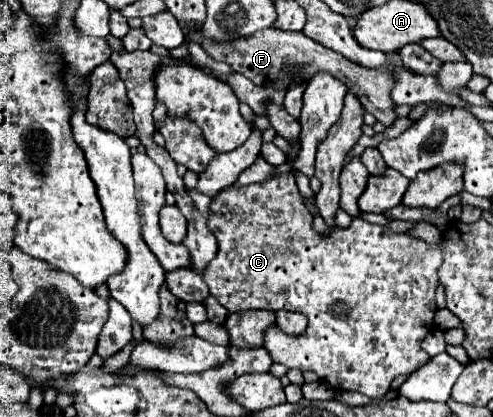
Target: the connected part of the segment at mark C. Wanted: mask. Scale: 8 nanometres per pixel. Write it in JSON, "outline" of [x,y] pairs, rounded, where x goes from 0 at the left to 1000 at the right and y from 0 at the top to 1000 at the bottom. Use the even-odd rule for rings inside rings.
{"outline":[[[576,415],[552,434],[535,434],[535,439],[511,439],[499,448],[458,448],[454,458],[442,463],[442,511],[426,506],[422,520],[422,544],[430,549],[430,559],[442,573],[442,612],[422,631],[422,640],[414,645],[410,664],[426,688],[426,707],[438,712],[446,722],[450,736],[458,736],[467,751],[487,751],[487,746],[503,746],[509,741],[535,743],[584,743],[609,746],[625,760],[625,784],[617,799],[609,803],[580,803],[568,794],[568,784],[548,784],[540,789],[540,818],[531,823],[531,832],[540,842],[548,842],[552,866],[580,875],[584,885],[609,885],[609,890],[637,890],[649,909],[657,909],[661,918],[669,918],[677,933],[702,933],[702,938],[726,938],[751,957],[771,957],[787,942],[791,918],[807,904],[807,899],[832,899],[836,890],[844,890],[852,875],[860,875],[872,856],[868,847],[860,847],[852,837],[852,813],[860,803],[872,799],[872,789],[880,784],[880,755],[884,755],[884,722],[880,722],[880,698],[888,688],[888,640],[897,635],[897,597],[884,583],[864,583],[856,573],[844,573],[828,559],[807,564],[795,559],[787,544],[771,544],[771,540],[755,540],[738,525],[714,525],[706,549],[694,554],[677,554],[673,564],[649,564],[633,549],[633,511],[621,501],[621,492],[613,487],[613,468],[604,458],[600,429],[592,415]]]}

